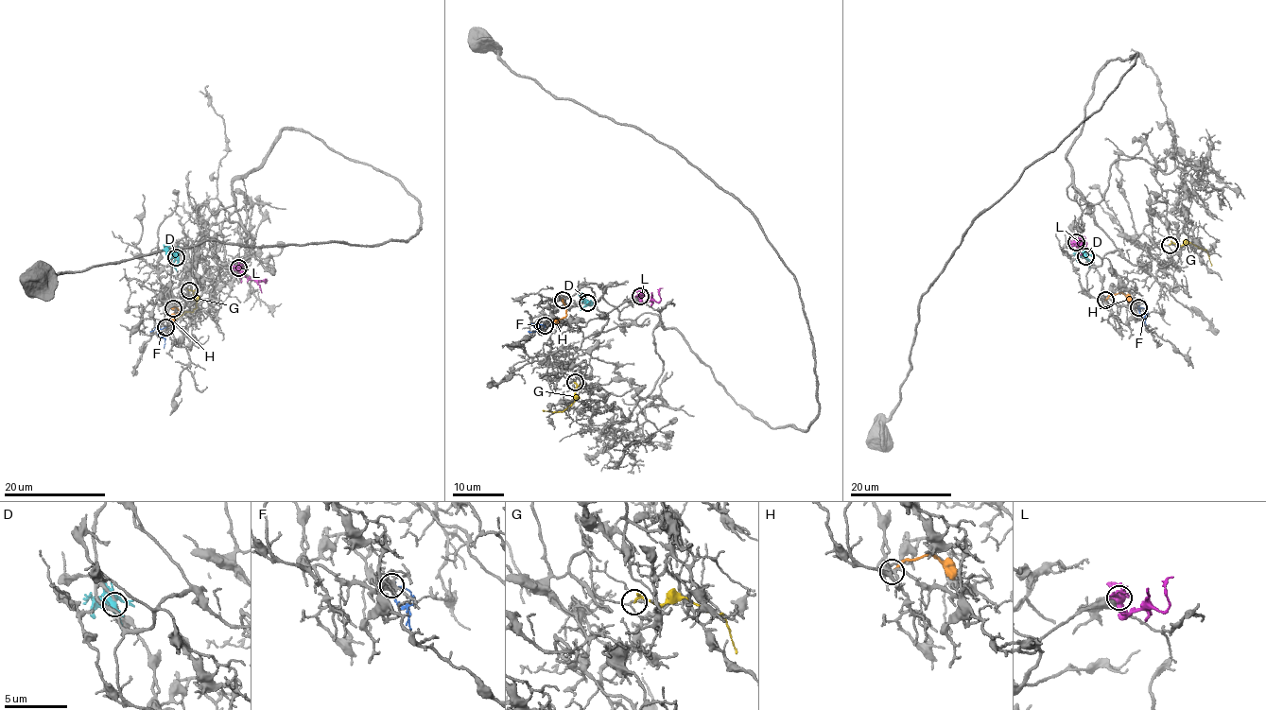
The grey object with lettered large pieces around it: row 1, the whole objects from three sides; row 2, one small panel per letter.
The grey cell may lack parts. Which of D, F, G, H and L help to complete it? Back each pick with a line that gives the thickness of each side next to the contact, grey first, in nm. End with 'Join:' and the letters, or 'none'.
Join: none

